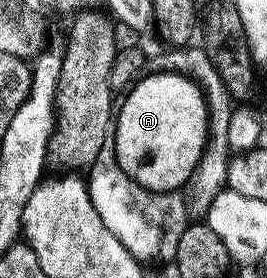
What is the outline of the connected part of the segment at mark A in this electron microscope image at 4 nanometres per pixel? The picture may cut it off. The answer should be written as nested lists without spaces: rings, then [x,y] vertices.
[[[152,73],[135,81],[132,88],[125,96],[126,95],[127,97],[122,101],[122,106],[120,106],[119,109],[117,106],[116,120],[112,125],[112,147],[116,151],[120,167],[124,167],[124,171],[128,177],[131,177],[131,179],[140,183],[146,189],[153,189],[155,193],[171,193],[179,190],[182,187],[180,185],[184,184],[186,180],[189,182],[191,178],[195,176],[195,170],[199,163],[201,163],[202,153],[206,150],[206,140],[209,135],[209,107],[206,105],[206,96],[203,93],[201,86],[199,86],[193,78],[182,73]]]

